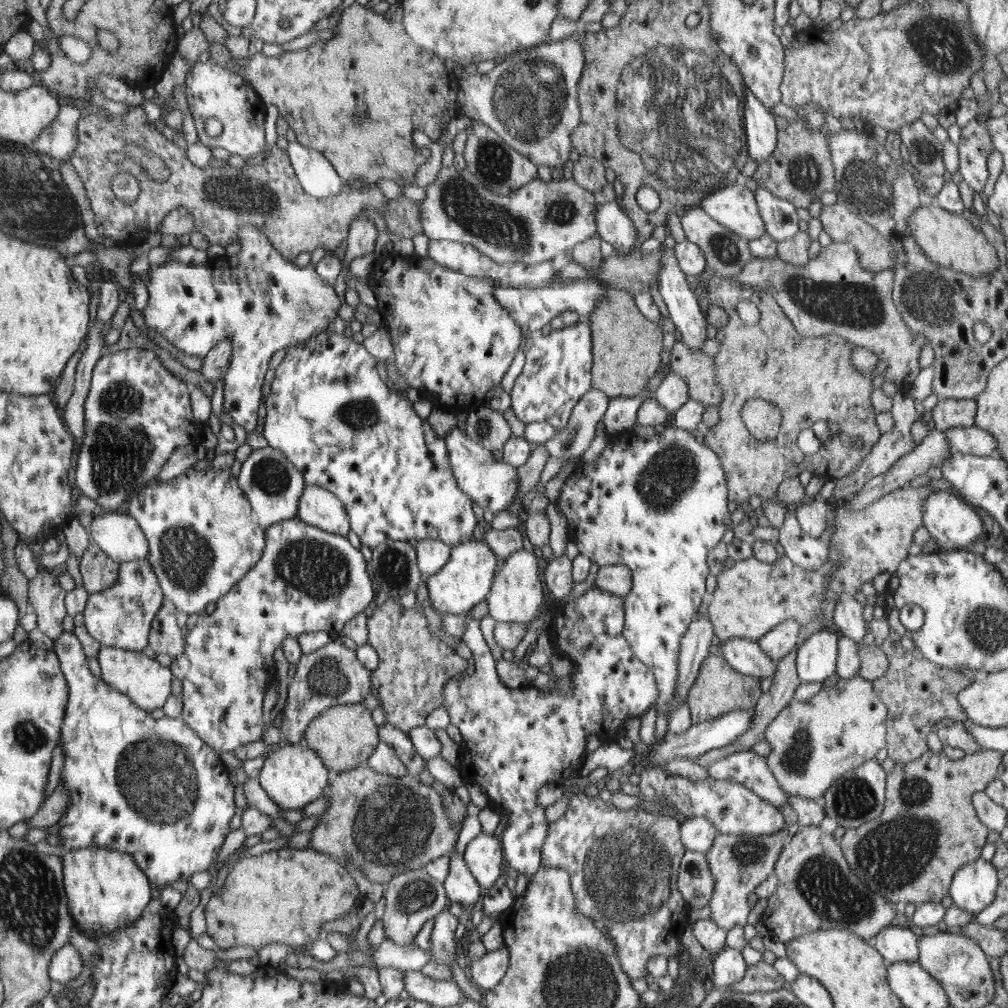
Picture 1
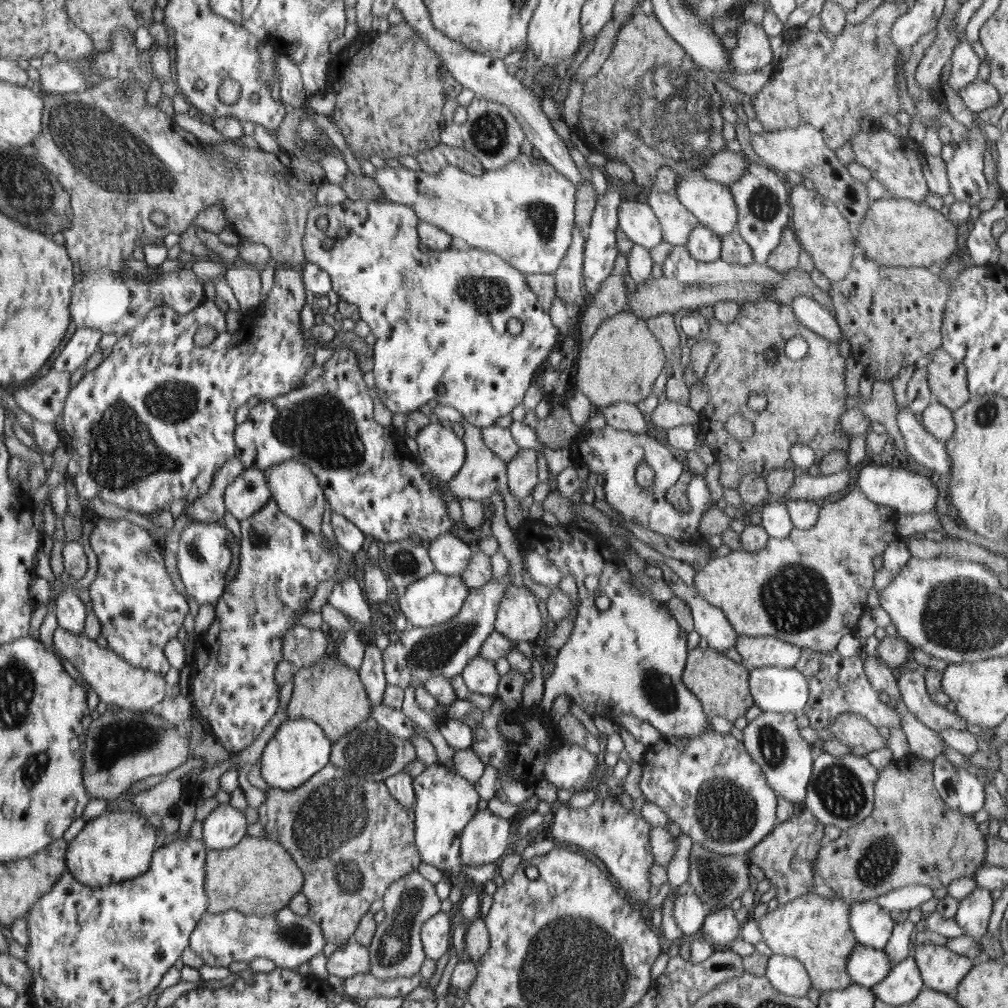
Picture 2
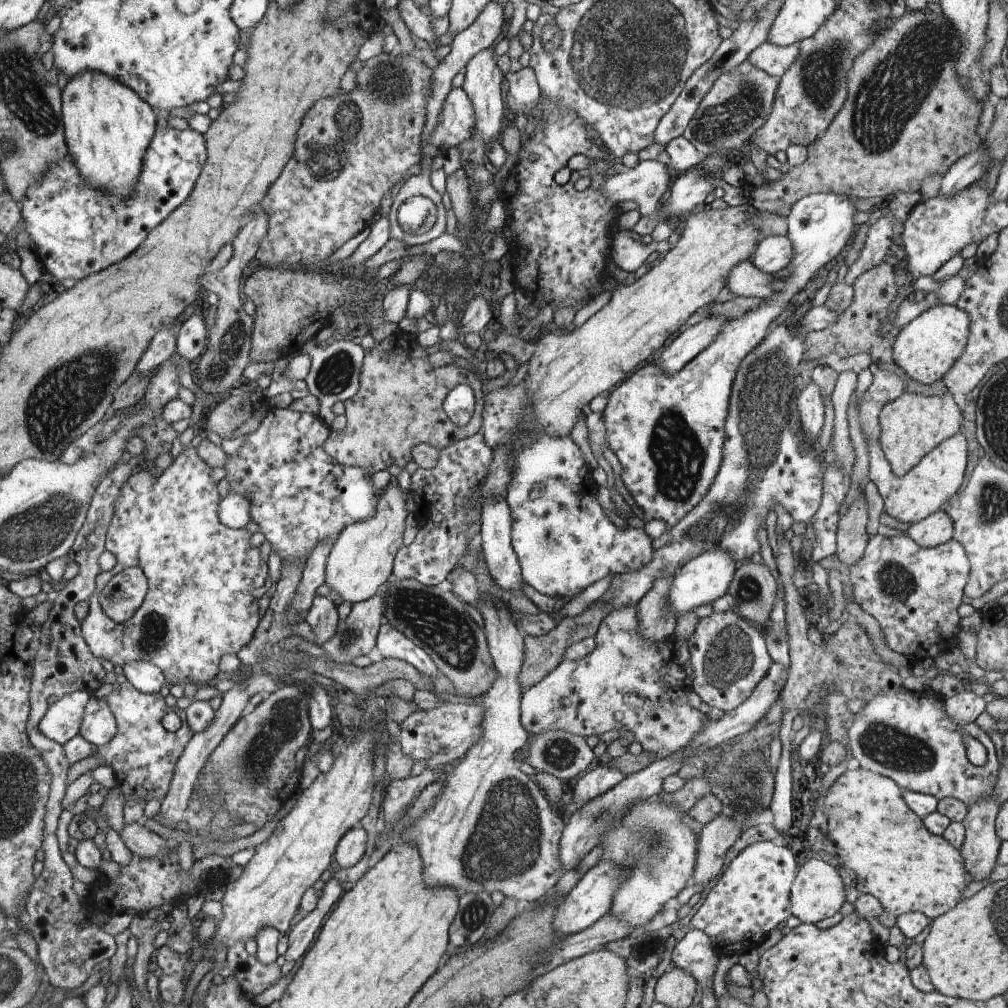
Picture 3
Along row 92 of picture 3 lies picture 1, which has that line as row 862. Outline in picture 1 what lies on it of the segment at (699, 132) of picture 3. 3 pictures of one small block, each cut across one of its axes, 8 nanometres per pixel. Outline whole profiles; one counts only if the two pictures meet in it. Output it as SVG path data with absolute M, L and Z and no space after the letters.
M784 828L772 835L716 835L713 845L705 852L710 874L714 878L714 892L707 902L710 908L710 921L716 926L728 931L734 926L745 926L746 918L750 914L748 895L768 875L773 872L777 858L784 846L784 840L788 838L789 828Z

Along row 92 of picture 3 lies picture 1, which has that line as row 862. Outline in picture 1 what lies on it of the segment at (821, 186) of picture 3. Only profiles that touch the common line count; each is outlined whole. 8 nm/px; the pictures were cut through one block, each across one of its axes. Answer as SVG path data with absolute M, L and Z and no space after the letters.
M983 750L978 752L978 754L966 754L961 760L950 760L942 753L933 753L927 751L922 757L918 758L916 761L906 762L902 764L896 764L892 772L888 772L886 778L886 787L885 787L885 806L881 816L874 818L870 822L866 822L863 826L859 828L848 829L846 834L842 837L840 846L844 855L844 858L847 860L849 867L852 869L852 872L860 878L860 881L870 889L871 892L882 895L882 897L890 900L890 902L913 902L915 904L921 904L925 902L937 902L940 903L942 899L949 895L949 889L952 883L952 878L956 871L959 868L962 868L965 864L974 862L980 858L982 852L982 847L987 842L987 836L990 833L989 828L982 824L978 820L977 813L975 812L972 795L978 791L985 791L986 786L990 782L994 782L999 778L999 766L1002 763L1003 755L996 750Z

